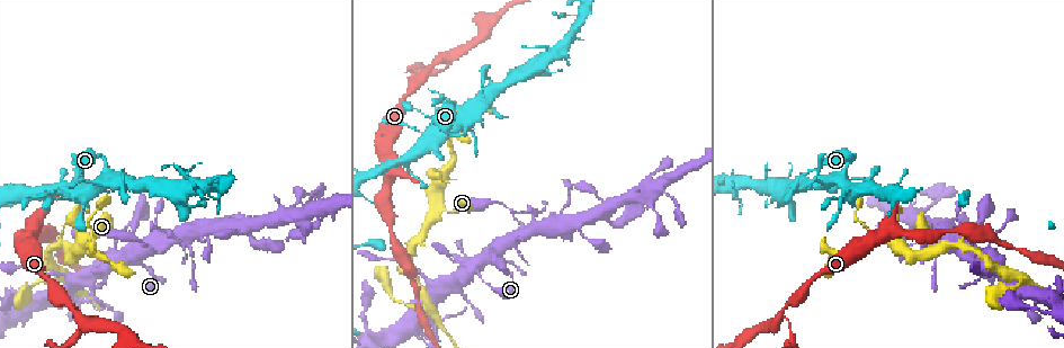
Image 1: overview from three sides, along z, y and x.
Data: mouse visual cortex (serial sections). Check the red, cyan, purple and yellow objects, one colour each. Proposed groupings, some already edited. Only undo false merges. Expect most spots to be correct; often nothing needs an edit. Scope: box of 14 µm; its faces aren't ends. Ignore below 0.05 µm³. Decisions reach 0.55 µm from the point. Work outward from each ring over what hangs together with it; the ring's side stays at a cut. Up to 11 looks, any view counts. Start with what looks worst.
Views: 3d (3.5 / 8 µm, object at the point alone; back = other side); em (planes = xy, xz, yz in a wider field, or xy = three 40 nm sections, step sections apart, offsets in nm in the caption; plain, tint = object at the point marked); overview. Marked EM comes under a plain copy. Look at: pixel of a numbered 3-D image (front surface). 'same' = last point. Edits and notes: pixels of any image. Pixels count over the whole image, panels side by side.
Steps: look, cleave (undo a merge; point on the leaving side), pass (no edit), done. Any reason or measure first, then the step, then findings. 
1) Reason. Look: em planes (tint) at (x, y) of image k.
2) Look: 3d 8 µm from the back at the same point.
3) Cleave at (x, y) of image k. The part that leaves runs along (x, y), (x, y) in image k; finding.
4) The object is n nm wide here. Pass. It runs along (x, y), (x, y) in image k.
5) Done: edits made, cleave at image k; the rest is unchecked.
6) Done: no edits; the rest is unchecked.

Calibre changes. Look: 3d 3.5 µm at (792, 336) of image 1.

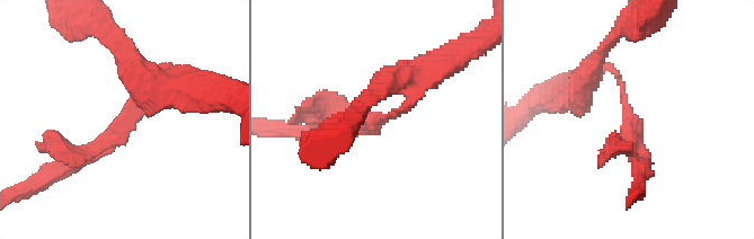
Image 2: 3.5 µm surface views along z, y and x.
3 arms meet here; the arms are 100, 150, 150 nm wide; now the EM. Look: em planes (tint) at (375, 121) of image 2.

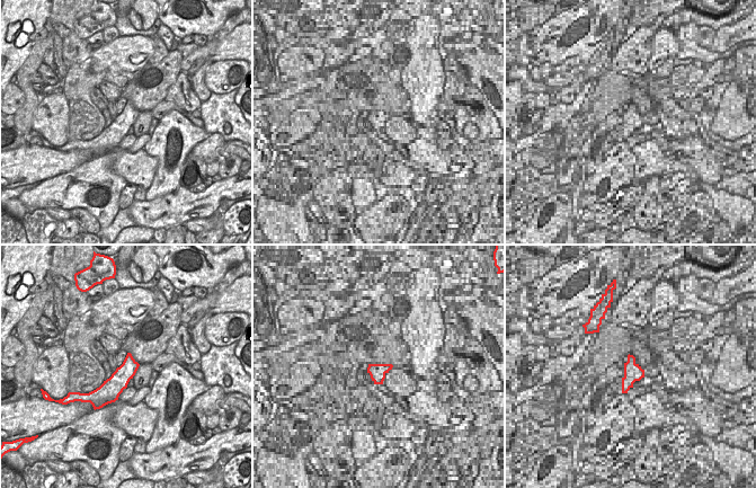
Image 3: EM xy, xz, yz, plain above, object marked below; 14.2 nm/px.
Pass. One cell here.

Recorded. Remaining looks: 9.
A fork. Look: 3d 3.5 µm from the back at (929, 248) of image 1.

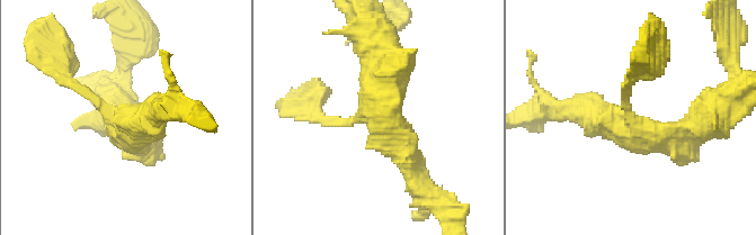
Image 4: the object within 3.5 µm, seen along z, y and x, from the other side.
3 arms meet here; the arms are 150, 400, 450 nm wide; need the tissue. Look: em xy step 5 (tint) at (112, 115) of image 4.

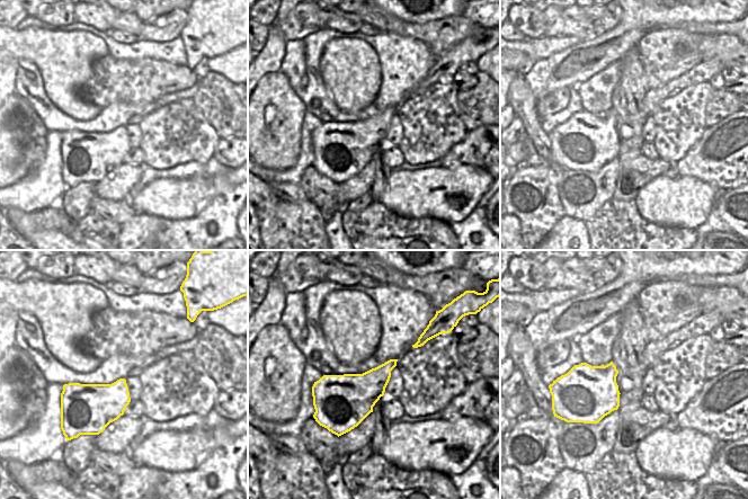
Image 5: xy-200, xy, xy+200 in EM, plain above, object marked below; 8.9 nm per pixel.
Pass. It runs along (316, 105), (332, 123), (374, 116), (409, 162) in image 4; continuous, no second cell.

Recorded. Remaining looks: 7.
Look: 3d 8 µm at (144, 267) of image 1.

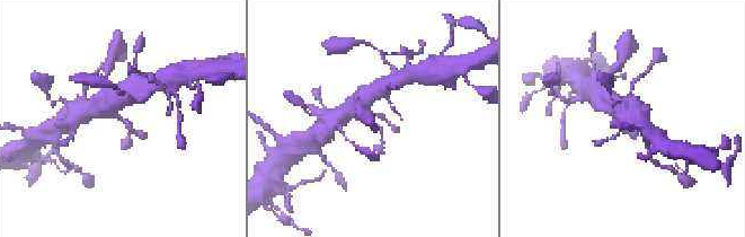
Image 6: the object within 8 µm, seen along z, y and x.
Look: em xy step 3 (tint) at (379, 125) of image 6.

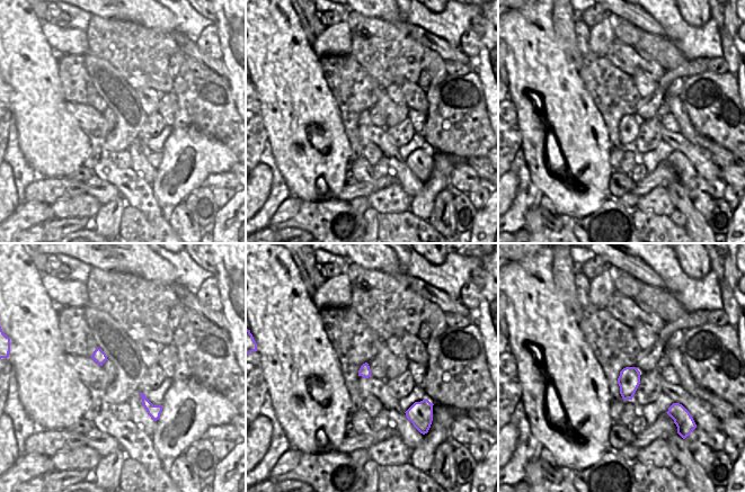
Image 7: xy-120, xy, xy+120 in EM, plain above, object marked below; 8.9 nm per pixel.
Pass. It runs along (653, 138), (609, 103) in image 6; one cell here.

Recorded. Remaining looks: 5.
Two arms at a narrow angle. Look: em xy step 5 (tint) at (566, 228) of image 1.

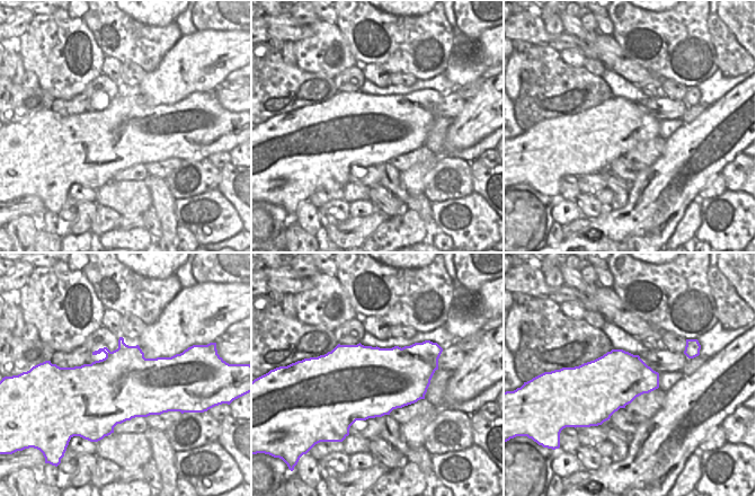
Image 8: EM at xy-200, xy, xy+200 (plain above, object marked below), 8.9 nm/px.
Wider look. Look: 3d 3.5 µm at the same point.

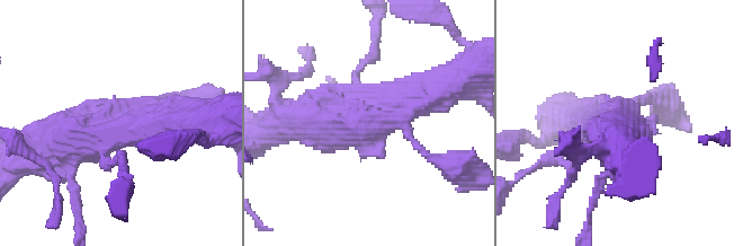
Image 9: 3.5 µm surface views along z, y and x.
The object is 700 nm wide here. Pass. It runs along (275, 129), (375, 120), (413, 97) in image 9; one cell here.

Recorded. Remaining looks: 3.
Done: no edits; the rest is unchecked.

